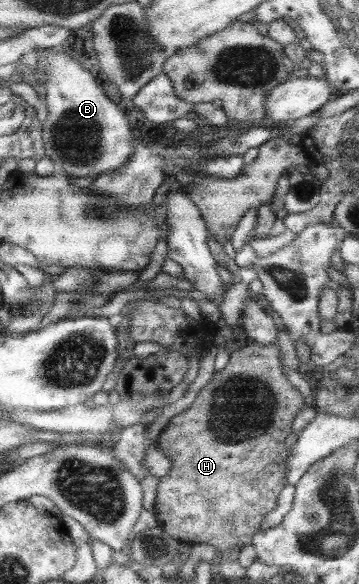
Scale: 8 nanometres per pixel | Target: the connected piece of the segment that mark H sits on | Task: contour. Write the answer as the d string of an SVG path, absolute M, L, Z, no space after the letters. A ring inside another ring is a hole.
M247 342L241 349L228 354L225 368L219 372L215 372L211 380L206 385L203 385L203 388L197 393L194 401L188 406L188 409L171 417L165 428L157 435L154 446L156 449L160 449L170 461L170 468L167 475L158 479L153 511L151 512L156 518L157 526L167 533L169 537L183 544L207 543L207 545L215 547L219 554L225 554L231 547L235 547L235 545L240 547L250 544L252 535L259 531L259 525L261 525L261 520L265 517L265 514L275 507L277 495L284 485L286 485L284 481L285 467L283 467L283 460L287 456L287 451L285 450L283 441L287 434L291 432L292 418L305 407L303 397L299 396L299 393L291 385L288 385L284 379L280 369L278 353L278 347L274 344L261 346L254 342ZM187 483L193 485L193 491L189 491L189 493L185 491L187 489Z

